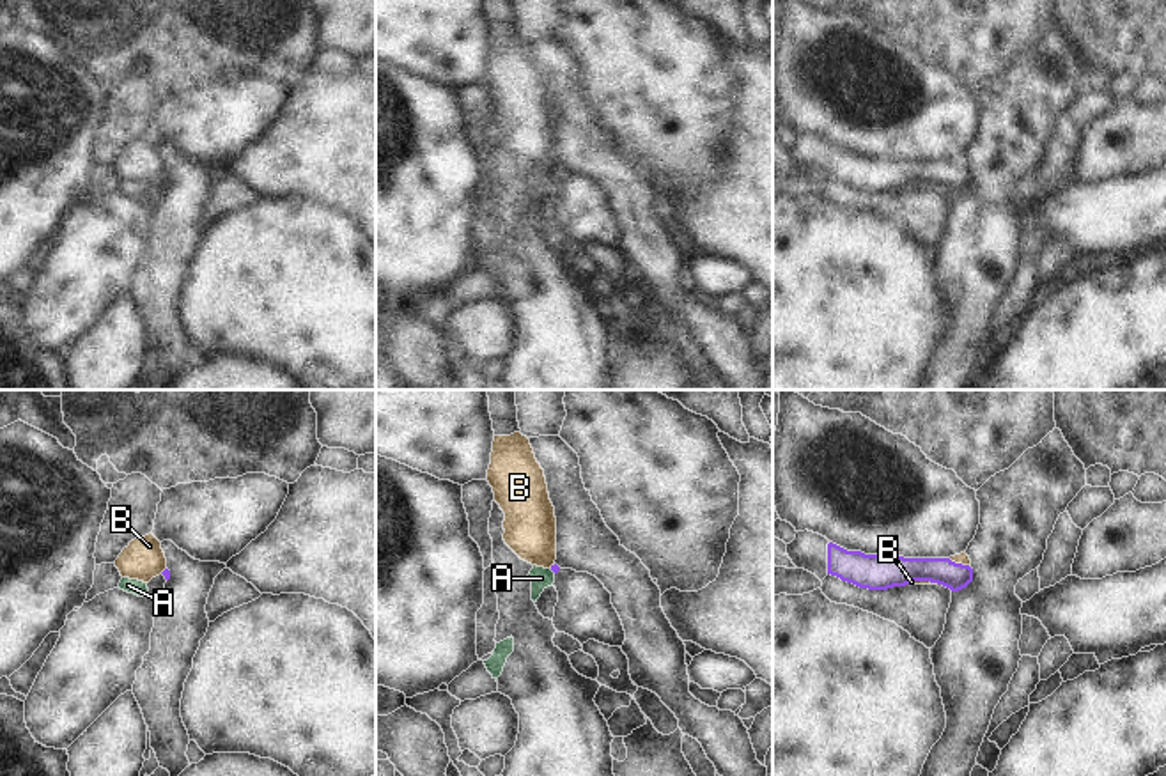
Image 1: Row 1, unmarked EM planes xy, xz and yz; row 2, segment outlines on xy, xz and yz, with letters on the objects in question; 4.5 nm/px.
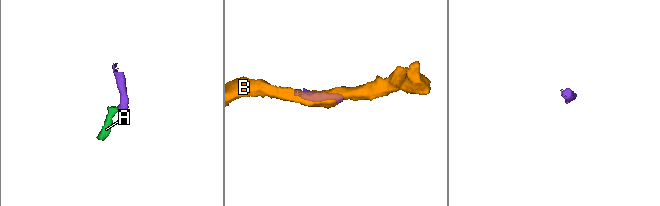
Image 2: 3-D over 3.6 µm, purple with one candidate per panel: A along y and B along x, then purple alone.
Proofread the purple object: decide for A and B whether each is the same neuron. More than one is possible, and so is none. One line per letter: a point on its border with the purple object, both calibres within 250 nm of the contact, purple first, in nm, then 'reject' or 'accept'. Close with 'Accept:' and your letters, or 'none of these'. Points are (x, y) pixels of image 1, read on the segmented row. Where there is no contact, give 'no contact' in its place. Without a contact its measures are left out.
A: xz (553, 571) | 40/100 nm | accept
B: yz (924, 580) | 160/20 nm | reject
Accept: A

